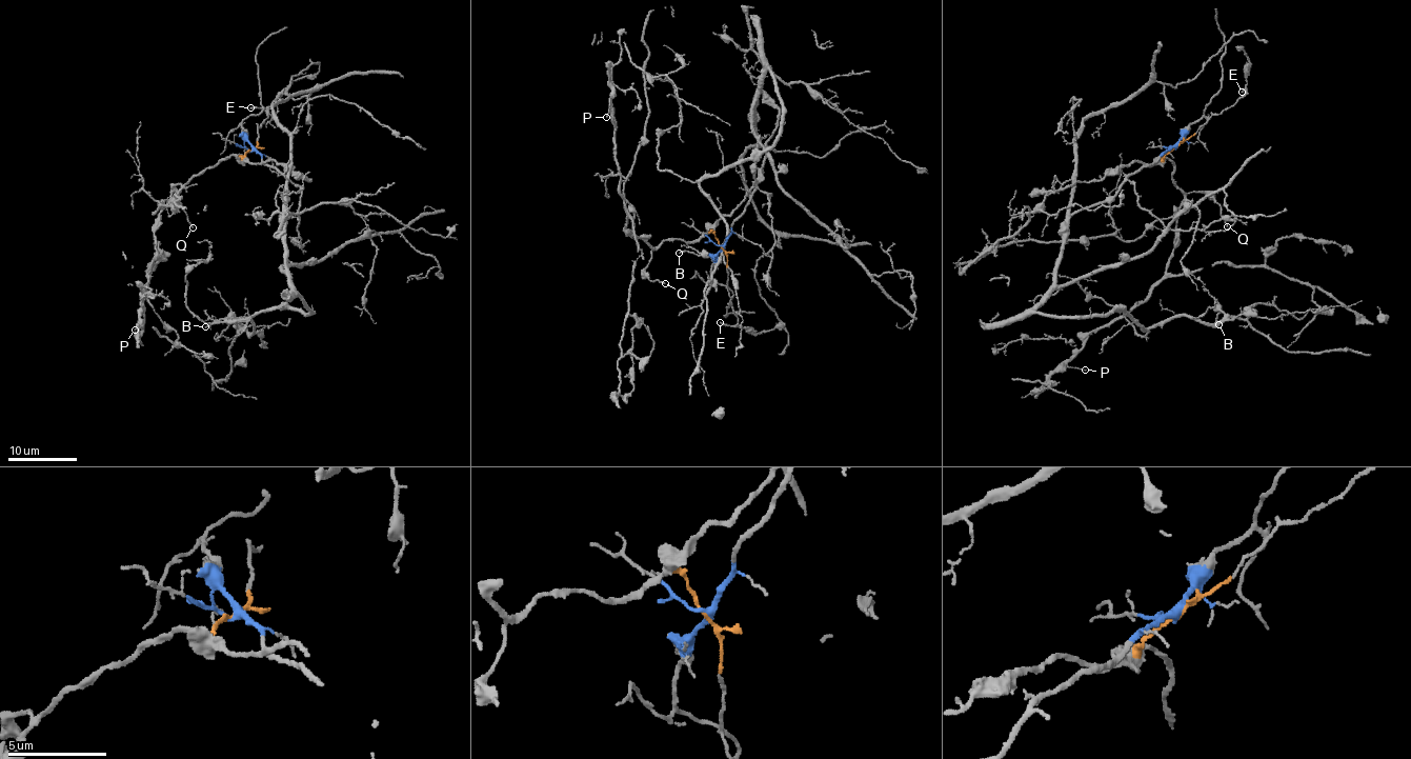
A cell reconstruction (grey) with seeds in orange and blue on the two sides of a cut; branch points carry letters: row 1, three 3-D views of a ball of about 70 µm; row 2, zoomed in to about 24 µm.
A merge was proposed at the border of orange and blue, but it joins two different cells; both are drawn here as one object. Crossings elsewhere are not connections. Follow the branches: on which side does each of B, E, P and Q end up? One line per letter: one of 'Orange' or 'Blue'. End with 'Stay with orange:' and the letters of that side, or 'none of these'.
B: Blue
E: Orange
P: Orange
Q: Orange
Stay with orange: E, P, Q

